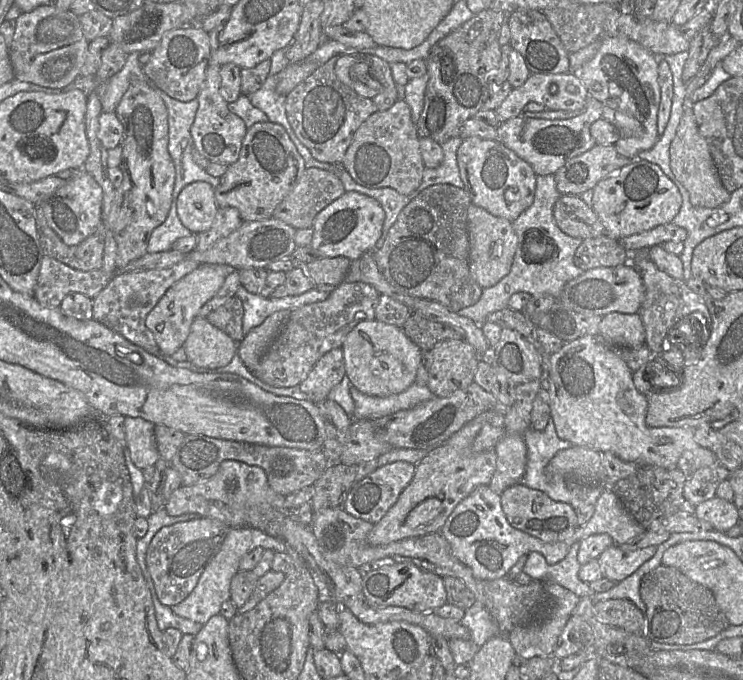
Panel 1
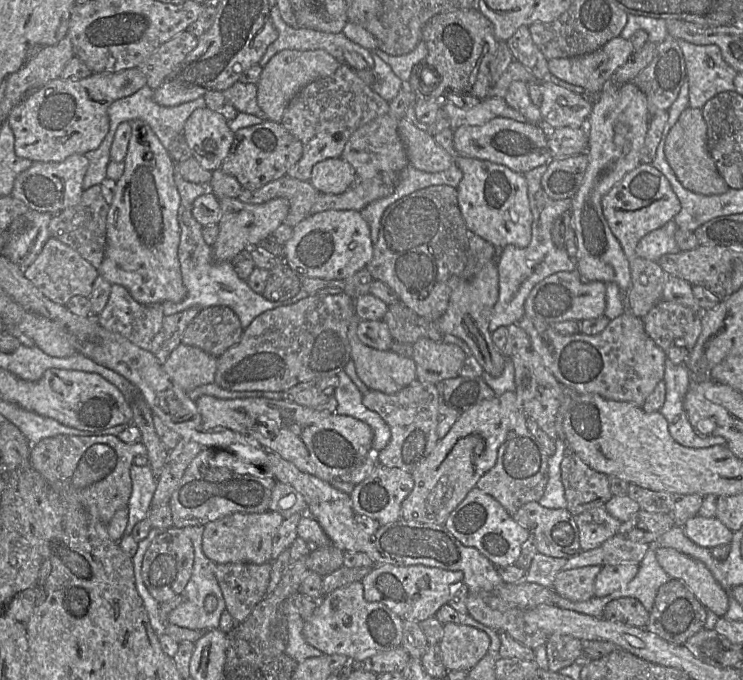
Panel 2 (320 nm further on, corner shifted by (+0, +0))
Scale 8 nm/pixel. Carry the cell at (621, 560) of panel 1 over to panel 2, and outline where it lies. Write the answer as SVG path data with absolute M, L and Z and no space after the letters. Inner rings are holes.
M640 563L602 566L594 583L594 596L605 597L625 587L638 573Z

